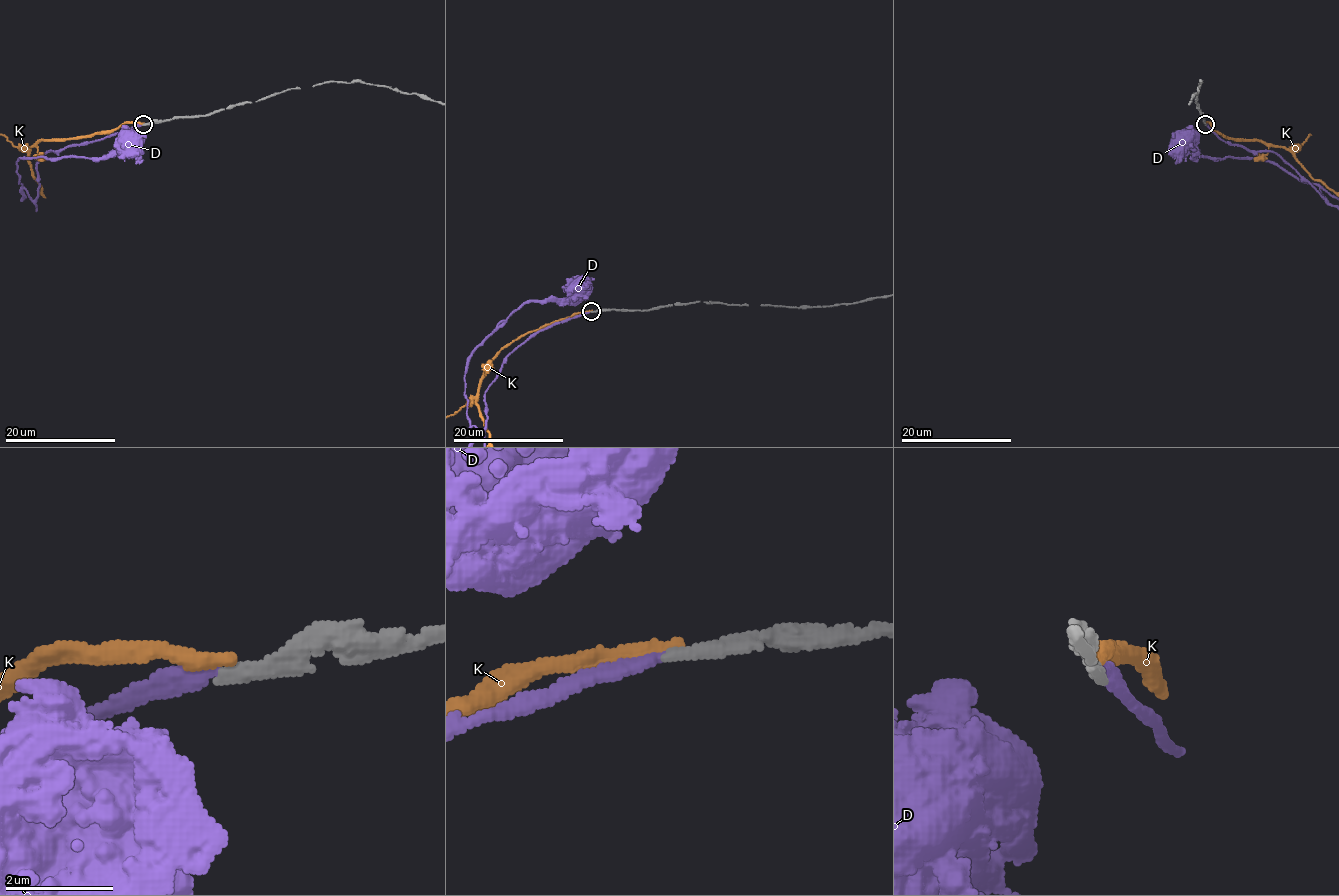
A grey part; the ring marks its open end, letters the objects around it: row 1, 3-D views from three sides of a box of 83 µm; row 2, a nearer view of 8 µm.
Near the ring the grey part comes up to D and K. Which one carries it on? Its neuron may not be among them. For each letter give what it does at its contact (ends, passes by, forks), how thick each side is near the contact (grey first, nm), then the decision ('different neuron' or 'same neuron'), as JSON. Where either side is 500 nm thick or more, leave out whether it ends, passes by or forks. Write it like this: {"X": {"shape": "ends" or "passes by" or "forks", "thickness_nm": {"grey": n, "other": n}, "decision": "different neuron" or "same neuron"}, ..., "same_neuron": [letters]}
{"D": {"shape": "ends", "thickness_nm": {"grey": 240, "other": 240}, "decision": "same neuron"}, "K": {"shape": "ends", "thickness_nm": {"grey": 240, "other": 320}, "decision": "different neuron"}, "same_neuron": ["D"]}

